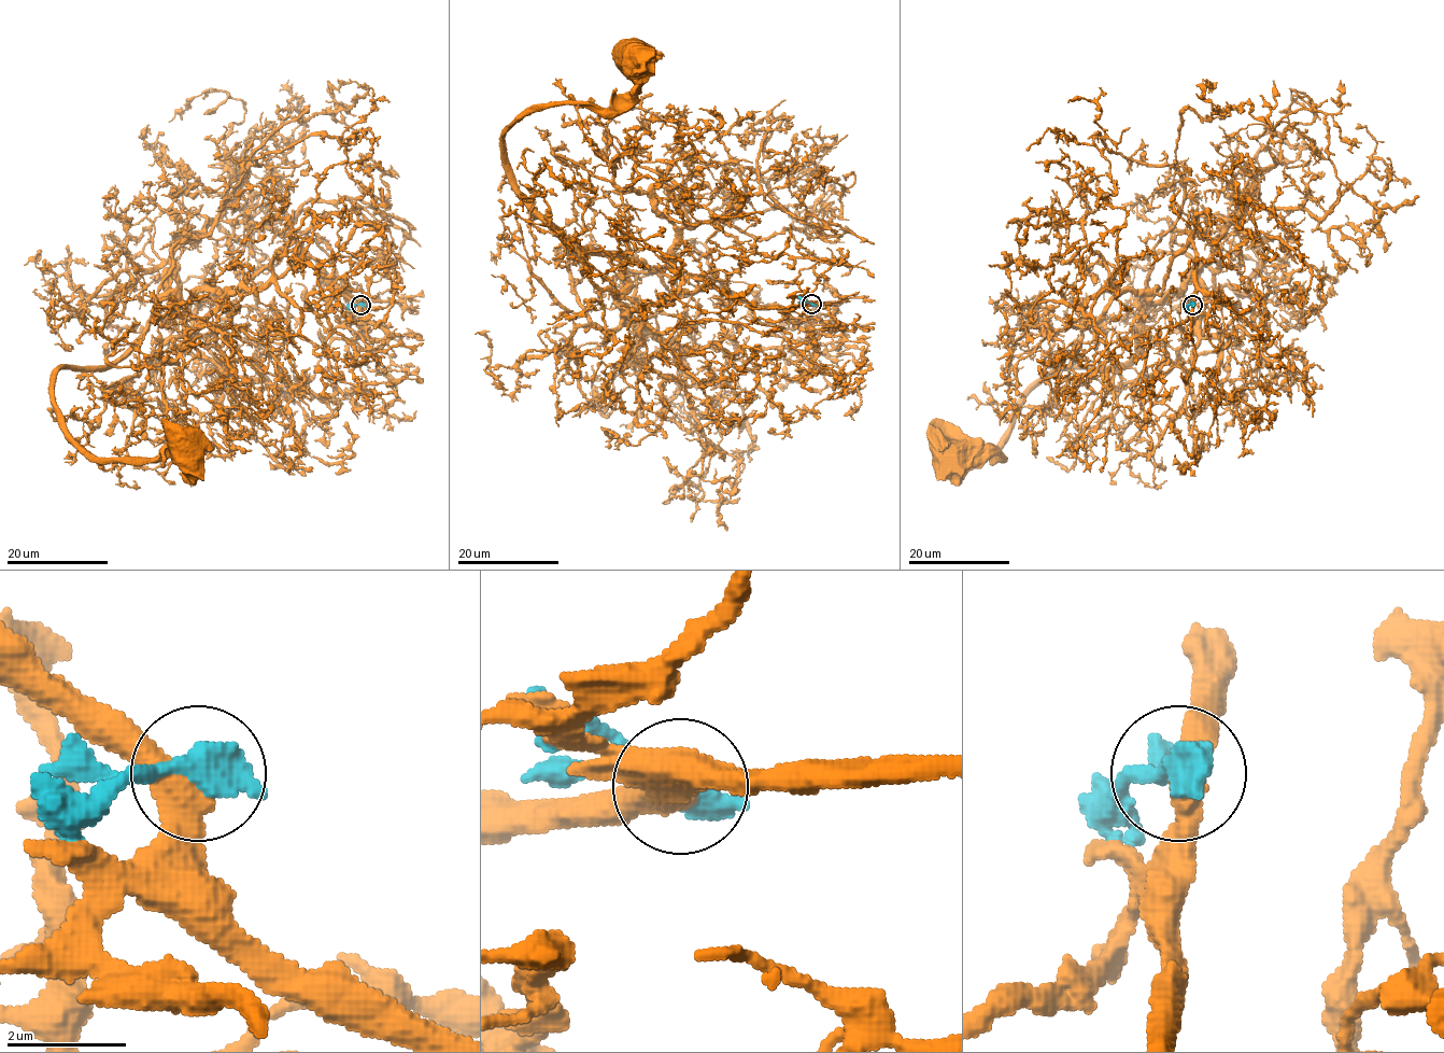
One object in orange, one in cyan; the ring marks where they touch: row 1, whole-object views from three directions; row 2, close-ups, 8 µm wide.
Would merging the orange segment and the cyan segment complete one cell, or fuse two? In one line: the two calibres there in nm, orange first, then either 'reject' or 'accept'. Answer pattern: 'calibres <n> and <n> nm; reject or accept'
calibres 460 and 400 nm; reject

